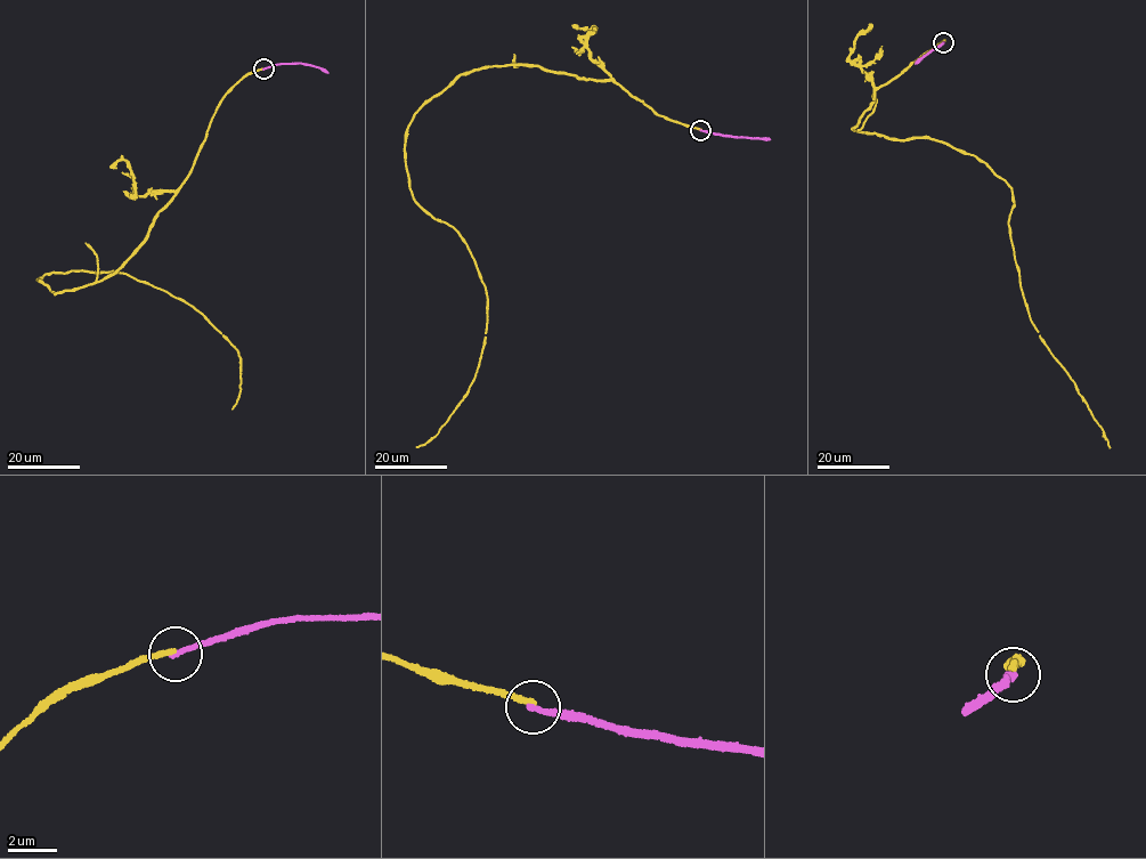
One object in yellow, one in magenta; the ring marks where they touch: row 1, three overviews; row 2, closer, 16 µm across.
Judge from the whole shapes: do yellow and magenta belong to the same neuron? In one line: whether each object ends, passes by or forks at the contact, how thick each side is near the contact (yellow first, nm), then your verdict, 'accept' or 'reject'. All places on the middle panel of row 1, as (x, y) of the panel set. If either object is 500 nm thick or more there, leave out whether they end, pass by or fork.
yellow ends | magenta ends | 240/240 nm | reject

